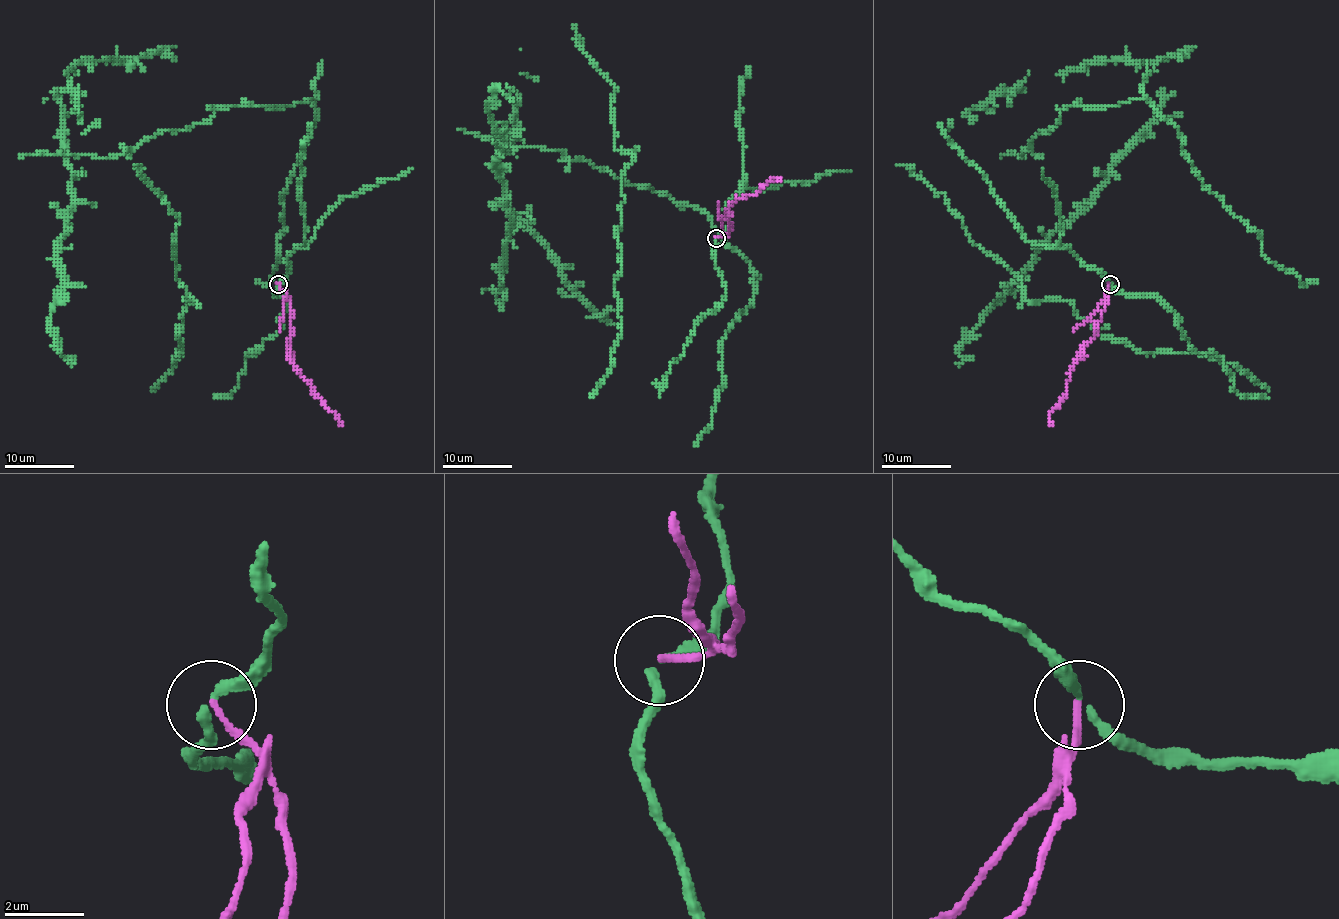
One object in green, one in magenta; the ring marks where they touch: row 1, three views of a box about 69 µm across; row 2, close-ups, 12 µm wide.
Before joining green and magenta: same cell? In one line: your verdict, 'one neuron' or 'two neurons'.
two neurons

